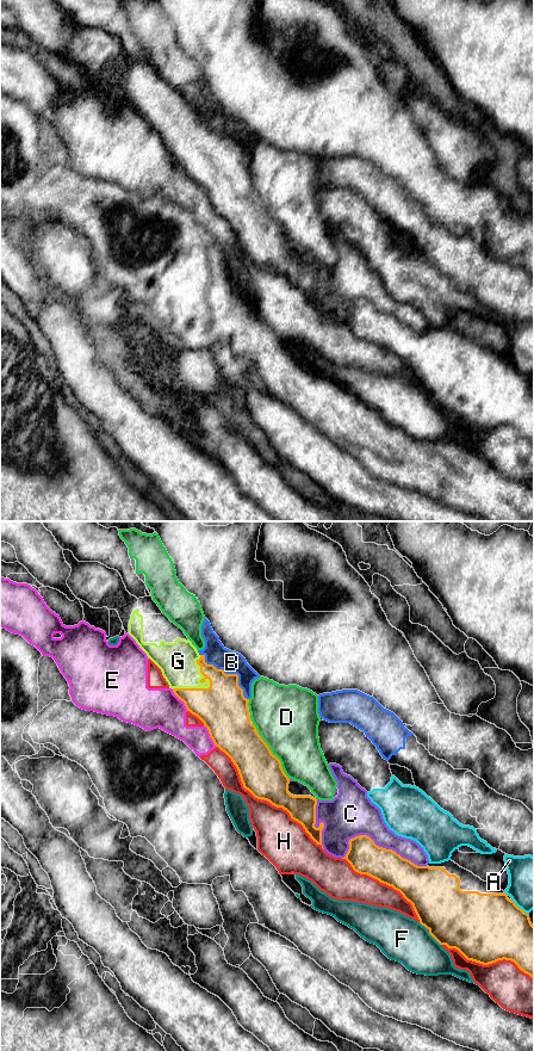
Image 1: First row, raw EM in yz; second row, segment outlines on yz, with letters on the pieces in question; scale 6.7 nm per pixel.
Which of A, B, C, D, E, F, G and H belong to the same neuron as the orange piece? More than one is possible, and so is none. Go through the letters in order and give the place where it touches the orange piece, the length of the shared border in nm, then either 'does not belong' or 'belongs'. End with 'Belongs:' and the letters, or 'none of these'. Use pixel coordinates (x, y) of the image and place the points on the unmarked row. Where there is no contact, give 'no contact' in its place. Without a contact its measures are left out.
A: meets orange in yz at (517, 372); contact 160 nm long; does not belong
B: meets orange in yz at (229, 140); contact 440 nm long; does not belong
C: meets orange in yz at (378, 311); contact 600 nm long; does not belong
D: meets orange in yz at (271, 217); contact 460 nm long; does not belong
E: meets orange in yz at (181, 166); contact 180 nm long; does not belong
F: meets orange in yz at (434, 403); contact 130 nm long; does not belong
G: meets orange in yz at (205, 154); contact 300 nm long; belongs
H: meets orange in yz at (265, 265); contact 1000 nm long; does not belong
Belongs: G

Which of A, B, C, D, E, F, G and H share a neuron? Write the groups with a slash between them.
A / B / C / D / E H / F / G

